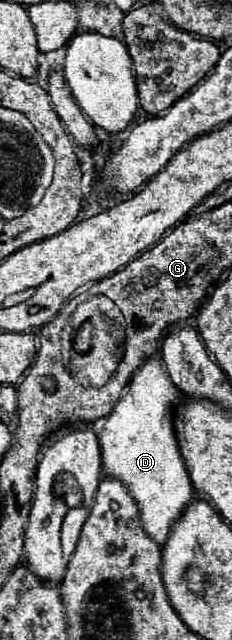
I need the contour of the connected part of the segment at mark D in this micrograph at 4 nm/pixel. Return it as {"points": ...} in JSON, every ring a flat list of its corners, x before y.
{"points":[[159,360,142,362,110,414,100,422,102,430,97,431,103,471,109,477,120,480,120,484,124,484,128,492,132,492,132,500,136,500,136,508,144,532,148,532,148,536,152,536,152,540,156,540,159,544,166,543,178,518,196,494,188,476,186,462,182,459,182,449,178,446,176,422,172,414,170,418,174,397,176,397,176,391,172,380,168,378,168,373,165,372,164,364]]}

